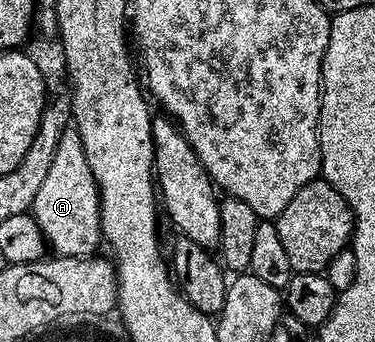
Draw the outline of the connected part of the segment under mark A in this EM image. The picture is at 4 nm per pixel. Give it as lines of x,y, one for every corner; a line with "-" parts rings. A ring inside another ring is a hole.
72,125
65,127
61,133
50,168
30,211
41,227
47,244
59,256
88,257
99,250
102,225
99,223
98,184
88,167
78,130

